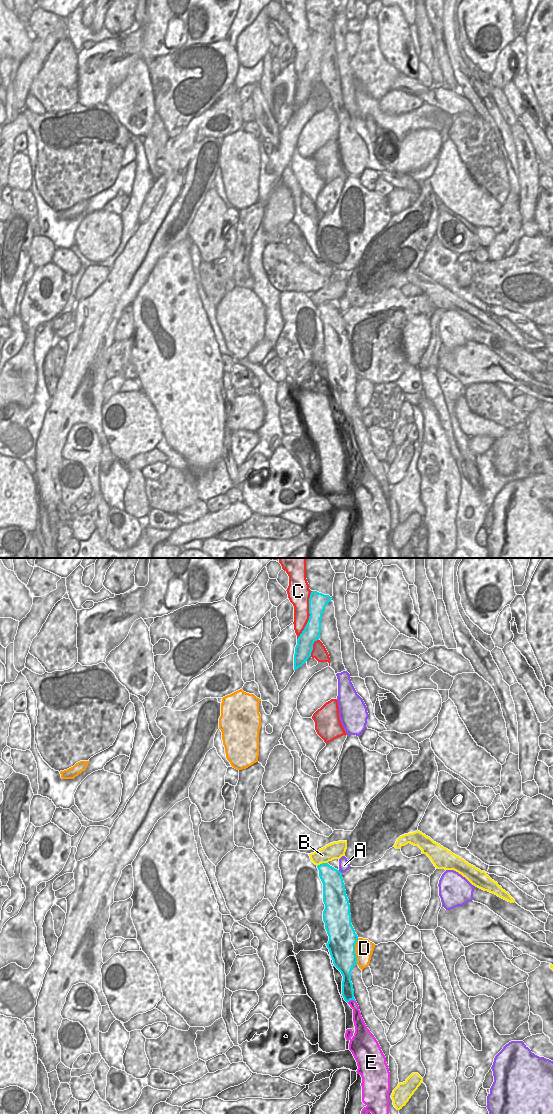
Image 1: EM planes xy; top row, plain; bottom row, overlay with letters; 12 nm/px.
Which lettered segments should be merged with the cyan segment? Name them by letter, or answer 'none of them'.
E.

